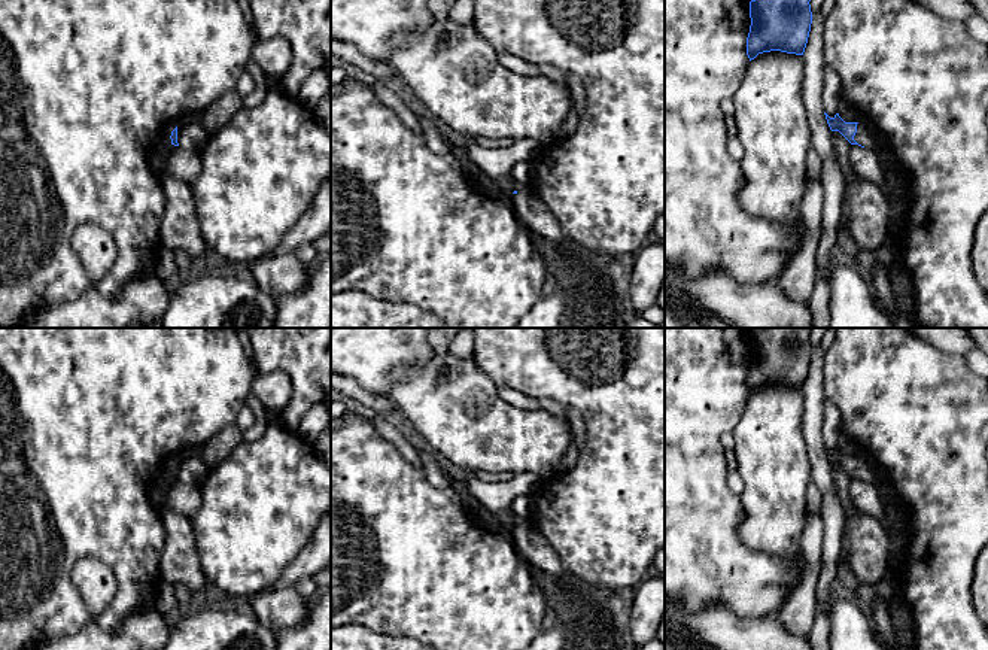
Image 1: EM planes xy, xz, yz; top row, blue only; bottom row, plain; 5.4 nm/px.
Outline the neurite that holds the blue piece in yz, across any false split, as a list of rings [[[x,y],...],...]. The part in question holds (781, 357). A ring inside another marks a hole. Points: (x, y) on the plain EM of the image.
[[[763,328],[750,335],[747,389],[781,385],[803,389],[811,358],[811,328]]]

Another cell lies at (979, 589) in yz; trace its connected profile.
[[[988,544],[982,549],[976,562],[976,577],[972,584],[973,604],[988,628]]]

